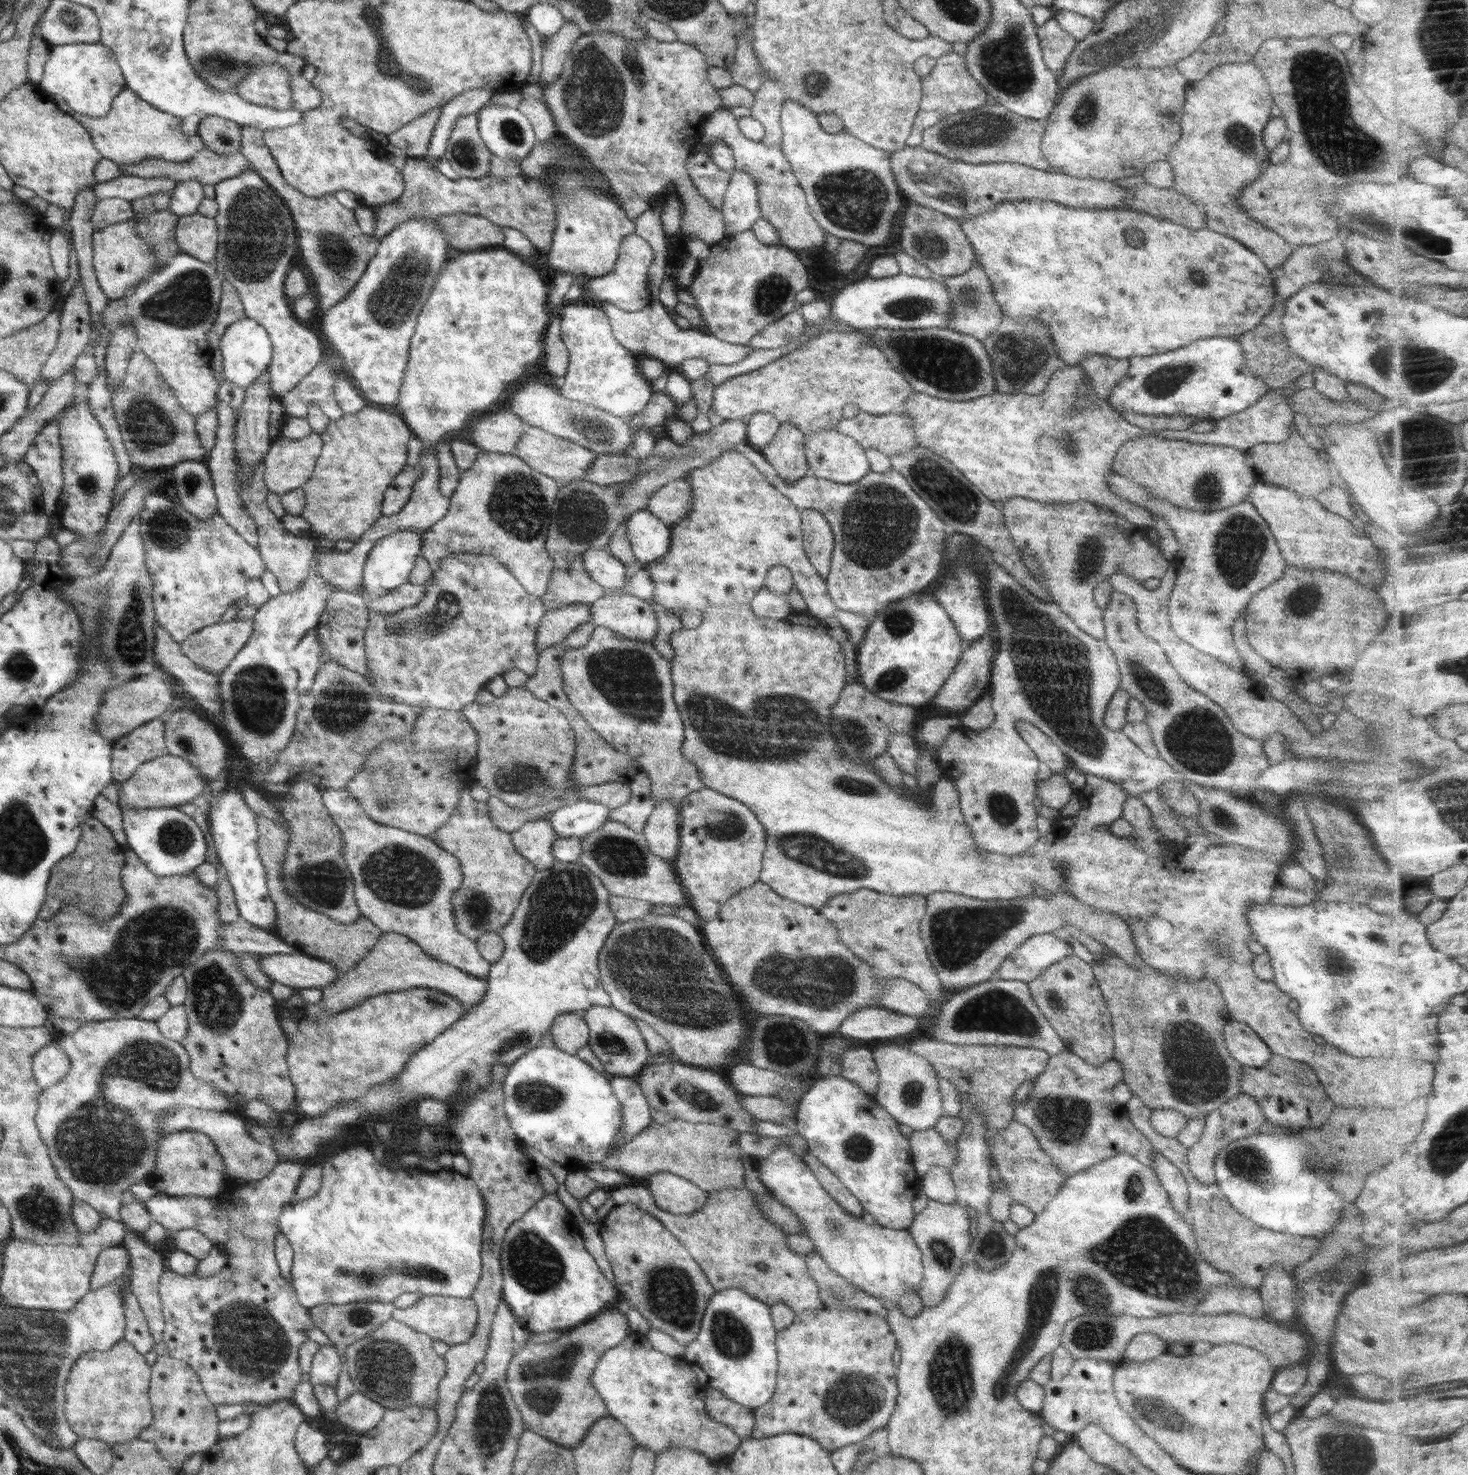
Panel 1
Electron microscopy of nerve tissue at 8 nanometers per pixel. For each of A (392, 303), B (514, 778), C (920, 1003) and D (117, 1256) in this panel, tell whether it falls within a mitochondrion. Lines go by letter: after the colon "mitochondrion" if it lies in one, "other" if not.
A: mitochondrion
B: mitochondrion
C: other
D: other

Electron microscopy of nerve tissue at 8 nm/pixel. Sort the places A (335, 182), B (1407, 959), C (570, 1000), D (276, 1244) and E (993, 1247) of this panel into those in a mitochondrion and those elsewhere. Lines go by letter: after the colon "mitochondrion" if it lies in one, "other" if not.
A: other
B: other
C: other
D: other
E: mitochondrion

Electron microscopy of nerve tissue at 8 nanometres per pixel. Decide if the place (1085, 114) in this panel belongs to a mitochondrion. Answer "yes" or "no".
yes

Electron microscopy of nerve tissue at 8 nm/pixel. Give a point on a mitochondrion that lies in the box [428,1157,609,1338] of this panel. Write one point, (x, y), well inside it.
(533, 1262)

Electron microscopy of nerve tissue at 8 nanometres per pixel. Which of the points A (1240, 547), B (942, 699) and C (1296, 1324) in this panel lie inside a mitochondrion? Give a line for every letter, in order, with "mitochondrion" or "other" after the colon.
A: mitochondrion
B: other
C: other

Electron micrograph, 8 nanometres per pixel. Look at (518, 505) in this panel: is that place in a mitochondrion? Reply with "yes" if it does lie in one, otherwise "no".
yes

